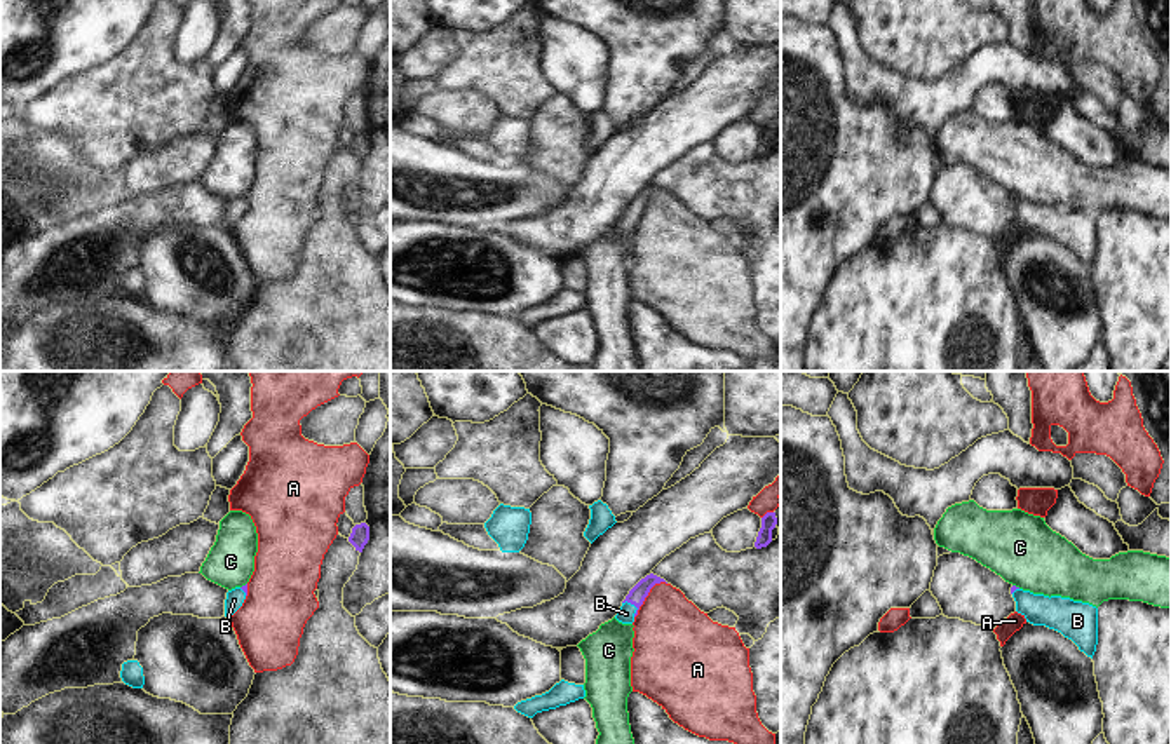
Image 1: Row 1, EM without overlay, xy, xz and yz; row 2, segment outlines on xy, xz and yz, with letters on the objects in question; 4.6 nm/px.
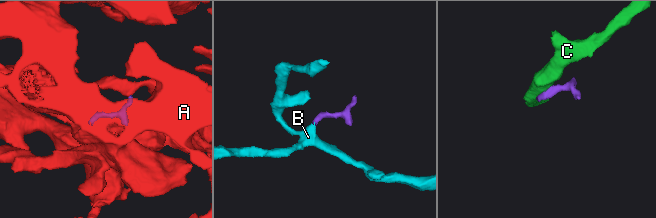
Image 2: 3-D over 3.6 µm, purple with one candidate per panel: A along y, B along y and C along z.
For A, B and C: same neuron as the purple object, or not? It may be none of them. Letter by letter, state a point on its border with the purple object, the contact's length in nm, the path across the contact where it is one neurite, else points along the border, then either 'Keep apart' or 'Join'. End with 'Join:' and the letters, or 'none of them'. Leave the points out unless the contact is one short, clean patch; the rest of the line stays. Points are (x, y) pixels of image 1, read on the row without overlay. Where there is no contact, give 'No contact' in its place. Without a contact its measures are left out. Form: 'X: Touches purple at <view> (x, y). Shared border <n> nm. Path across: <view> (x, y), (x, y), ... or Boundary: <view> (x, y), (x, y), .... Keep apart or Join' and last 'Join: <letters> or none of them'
A: Touches purple at xz (647, 204). Shared border 220 nm. Boundary: xz (664, 190), (650, 199), (635, 227). Keep apart
B: Touches purple at xz (633, 213). Shared border 90 nm. Path across: xz (640, 201), (633, 213), (626, 223). Join
C: Touches purple at yz (1015, 196). Shared border 40 nm. Boundary: yz (1013, 194), (1020, 197). Keep apart
Join: B.

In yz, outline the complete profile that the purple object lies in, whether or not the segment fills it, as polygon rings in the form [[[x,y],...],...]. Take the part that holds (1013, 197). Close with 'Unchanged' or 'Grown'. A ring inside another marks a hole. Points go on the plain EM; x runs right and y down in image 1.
[[[1011,197],[1016,221],[1033,235],[1046,235],[1072,249],[1093,268],[1098,254],[1098,218],[1061,206],[1044,206]]]. Grown.

